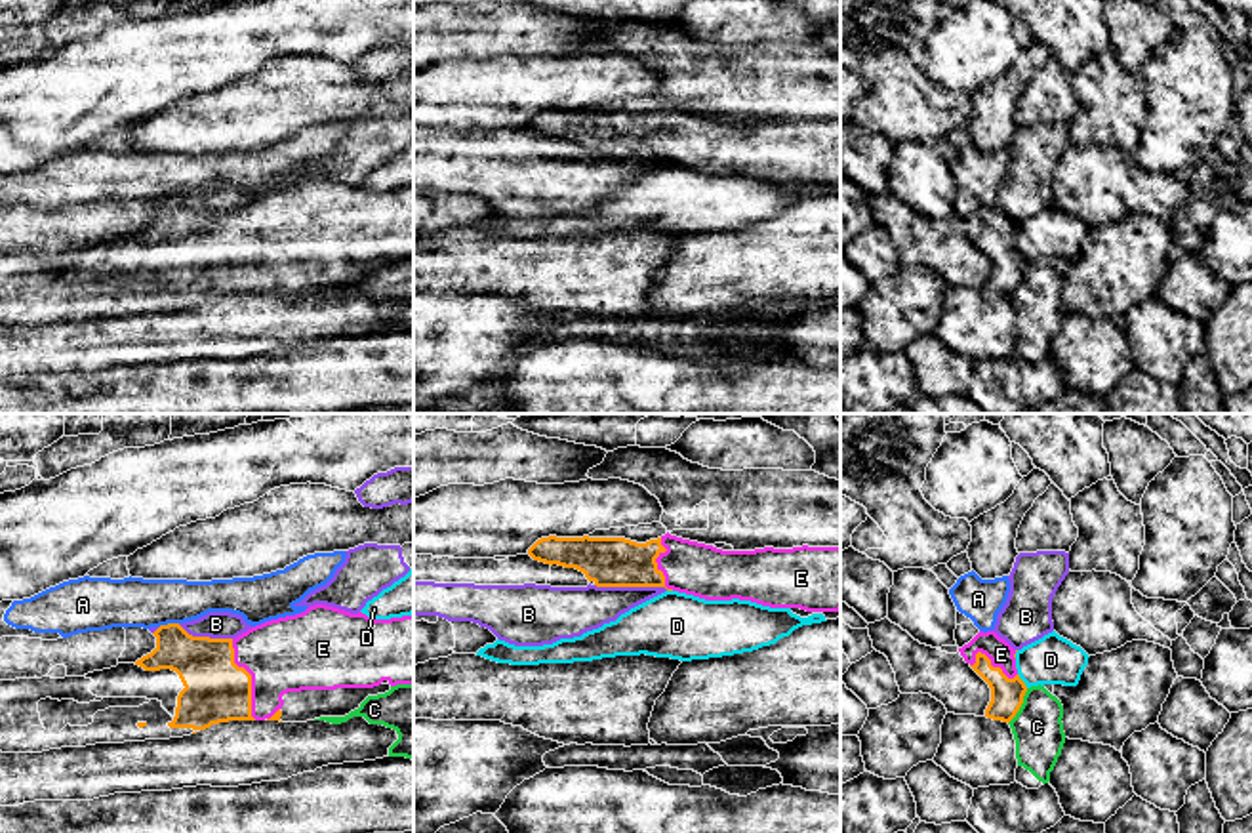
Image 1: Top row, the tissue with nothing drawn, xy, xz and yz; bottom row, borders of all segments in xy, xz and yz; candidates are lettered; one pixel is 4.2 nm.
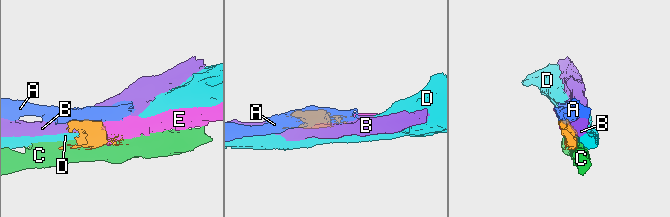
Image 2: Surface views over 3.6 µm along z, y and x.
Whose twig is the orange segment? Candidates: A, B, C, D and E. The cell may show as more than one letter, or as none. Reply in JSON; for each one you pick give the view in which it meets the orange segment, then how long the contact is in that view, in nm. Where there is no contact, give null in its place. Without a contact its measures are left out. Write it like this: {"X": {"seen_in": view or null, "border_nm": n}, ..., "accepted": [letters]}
{"E": {"seen_in": "xy", "border_nm": 360}, "accepted": ["E"]}

